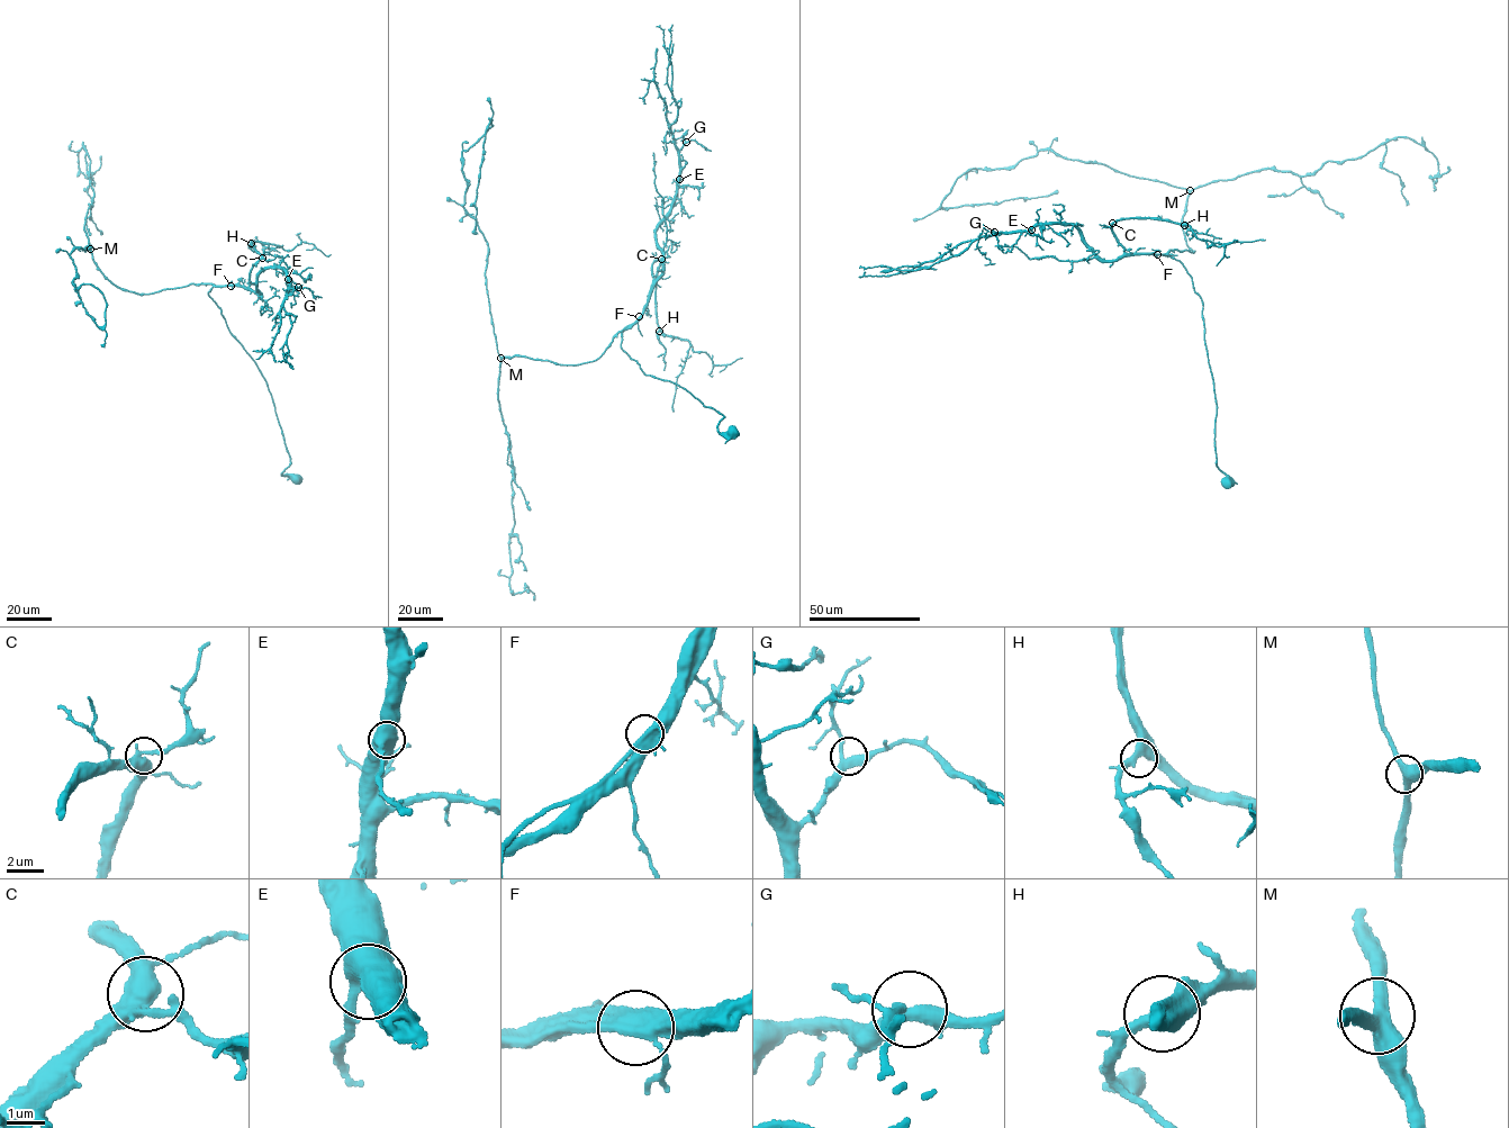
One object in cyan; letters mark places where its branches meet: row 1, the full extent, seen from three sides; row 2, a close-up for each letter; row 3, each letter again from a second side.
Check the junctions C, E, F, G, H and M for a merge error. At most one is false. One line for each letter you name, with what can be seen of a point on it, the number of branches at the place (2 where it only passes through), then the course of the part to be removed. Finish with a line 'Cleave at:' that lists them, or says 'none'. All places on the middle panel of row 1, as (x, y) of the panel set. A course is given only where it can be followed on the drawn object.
Cleave at: none

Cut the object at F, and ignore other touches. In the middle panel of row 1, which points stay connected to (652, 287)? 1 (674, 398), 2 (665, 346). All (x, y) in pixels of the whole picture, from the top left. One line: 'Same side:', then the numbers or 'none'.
Same side: 1, 2

